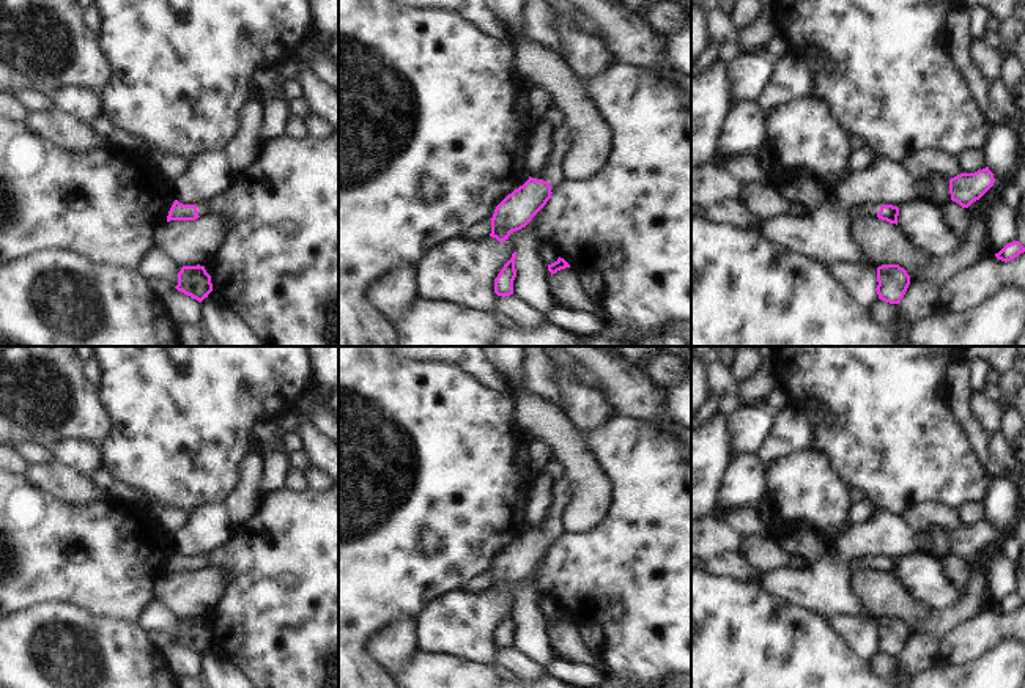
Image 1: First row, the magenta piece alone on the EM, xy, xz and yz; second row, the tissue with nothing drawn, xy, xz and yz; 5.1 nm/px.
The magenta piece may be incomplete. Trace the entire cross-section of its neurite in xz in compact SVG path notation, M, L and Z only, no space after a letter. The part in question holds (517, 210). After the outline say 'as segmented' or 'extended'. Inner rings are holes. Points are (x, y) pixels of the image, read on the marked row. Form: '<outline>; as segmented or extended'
M565 123L557 128L554 137L554 156L546 172L546 179L531 178L509 194L494 209L491 220L491 238L499 242L509 239L509 236L526 227L532 217L546 205L551 194L567 181L564 173L565 156L575 145L573 128Z; extended

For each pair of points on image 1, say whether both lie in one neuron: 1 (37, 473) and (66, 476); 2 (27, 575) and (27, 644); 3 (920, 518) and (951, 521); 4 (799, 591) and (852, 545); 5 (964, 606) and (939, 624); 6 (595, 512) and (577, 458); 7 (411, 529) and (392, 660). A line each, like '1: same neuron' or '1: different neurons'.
1: same neuron
2: different neurons
3: same neuron
4: same neuron
5: same neuron
6: same neuron
7: different neurons

